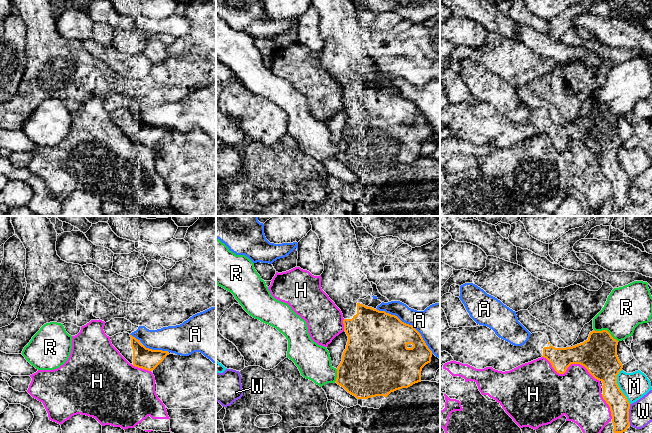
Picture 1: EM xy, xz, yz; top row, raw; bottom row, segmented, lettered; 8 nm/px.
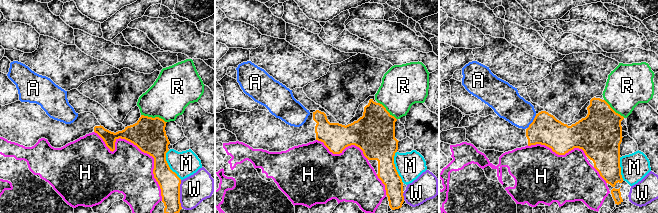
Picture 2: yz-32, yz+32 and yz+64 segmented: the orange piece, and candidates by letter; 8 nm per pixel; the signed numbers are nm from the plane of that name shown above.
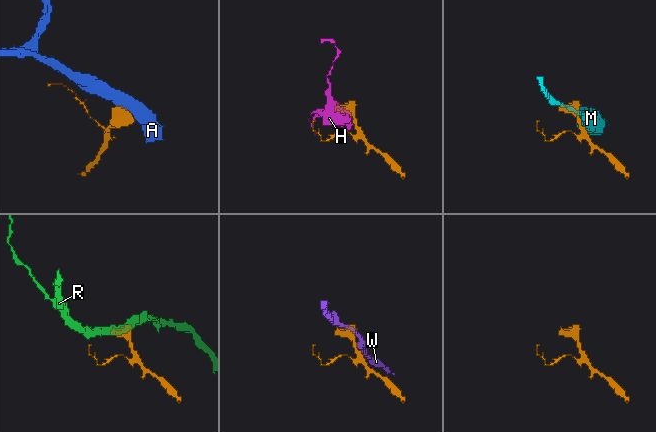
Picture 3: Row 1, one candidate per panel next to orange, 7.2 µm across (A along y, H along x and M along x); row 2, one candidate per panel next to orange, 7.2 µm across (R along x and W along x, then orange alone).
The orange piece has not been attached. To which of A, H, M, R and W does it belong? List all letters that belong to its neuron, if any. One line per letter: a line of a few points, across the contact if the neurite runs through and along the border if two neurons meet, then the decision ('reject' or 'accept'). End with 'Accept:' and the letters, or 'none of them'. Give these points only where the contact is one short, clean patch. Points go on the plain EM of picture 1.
A: reject
H: reject
M: line yz (621, 145), (617, 151), (617, 161), (630, 179); reject
R: line yz (594, 105), (606, 106), (618, 117); reject
W: line yz (630, 180), (629, 201); reject
Accept: none of them

